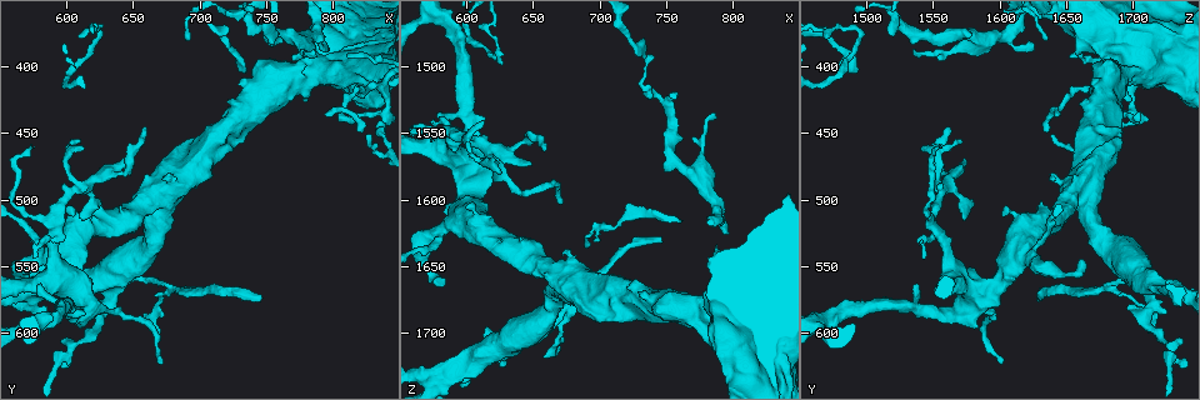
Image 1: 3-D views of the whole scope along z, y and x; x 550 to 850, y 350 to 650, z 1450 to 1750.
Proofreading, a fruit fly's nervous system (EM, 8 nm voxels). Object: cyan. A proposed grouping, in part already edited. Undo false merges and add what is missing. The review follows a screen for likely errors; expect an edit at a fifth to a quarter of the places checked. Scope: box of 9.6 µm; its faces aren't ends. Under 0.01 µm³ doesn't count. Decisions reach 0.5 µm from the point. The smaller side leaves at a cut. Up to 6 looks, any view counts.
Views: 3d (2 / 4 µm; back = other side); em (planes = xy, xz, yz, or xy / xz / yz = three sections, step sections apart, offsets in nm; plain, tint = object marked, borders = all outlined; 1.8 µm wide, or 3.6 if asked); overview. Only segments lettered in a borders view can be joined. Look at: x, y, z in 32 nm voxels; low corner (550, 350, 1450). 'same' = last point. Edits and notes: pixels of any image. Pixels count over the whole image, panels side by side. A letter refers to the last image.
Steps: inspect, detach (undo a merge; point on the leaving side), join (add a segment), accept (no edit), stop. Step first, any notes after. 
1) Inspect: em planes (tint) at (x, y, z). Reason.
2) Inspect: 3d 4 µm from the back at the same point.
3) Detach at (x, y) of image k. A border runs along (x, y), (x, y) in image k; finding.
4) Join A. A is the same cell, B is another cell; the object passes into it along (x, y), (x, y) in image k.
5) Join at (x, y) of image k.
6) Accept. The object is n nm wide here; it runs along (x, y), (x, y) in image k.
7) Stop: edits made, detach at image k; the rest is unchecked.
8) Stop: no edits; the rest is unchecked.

Inspect: em 3.6 µm planes (borders) at (796, 396, 1702). Sudden change in width.

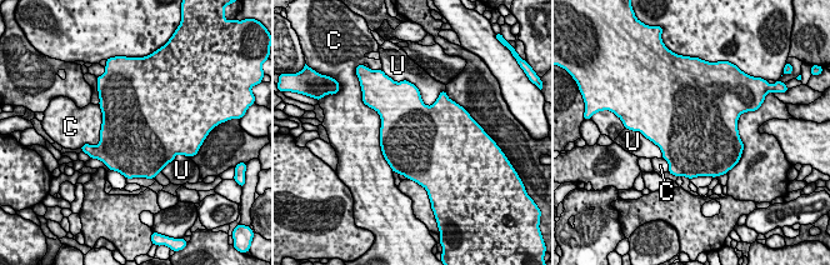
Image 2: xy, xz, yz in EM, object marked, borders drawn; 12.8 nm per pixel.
Accept. C and U are other cells; a border runs along (419, 91), (426, 105), (438, 99) in image 2; one cell here.

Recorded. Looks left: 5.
Inspect: em 3.6 µm yz step 8 (tint) at (678, 480, 1638). Thick end.

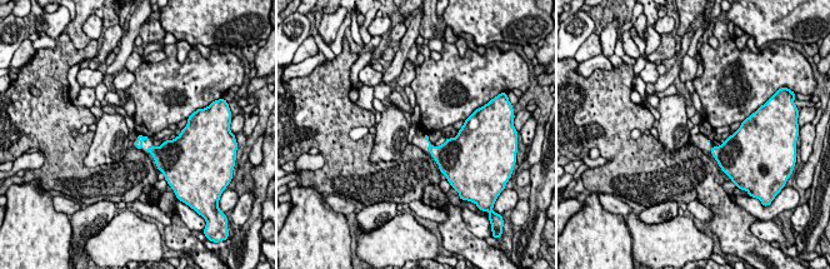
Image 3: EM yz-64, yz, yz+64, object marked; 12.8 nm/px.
Inspect: em 3.6 µm planes (borders) at the same point.

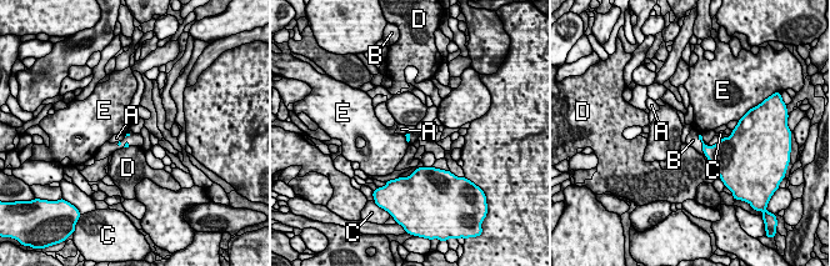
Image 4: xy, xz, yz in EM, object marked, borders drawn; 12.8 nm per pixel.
Join B. The longest contact is with B, 280 nm; B is the same cell, A, C, D and E are other cells; the cell continues.

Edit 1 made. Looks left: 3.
Inspect: 3d 4 µm at (592, 520, 1550). A fork.

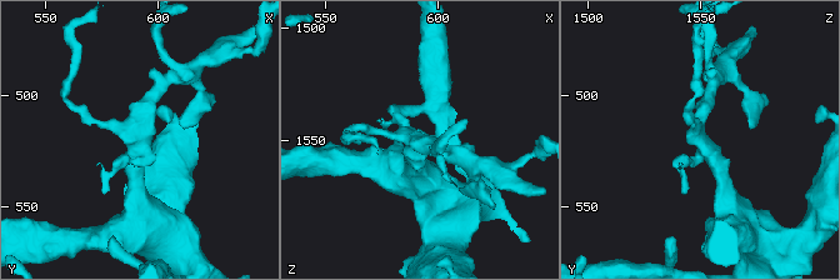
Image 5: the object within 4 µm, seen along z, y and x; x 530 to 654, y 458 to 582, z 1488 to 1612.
Inspect: em yz step 8 (borders) at (590, 520, 1552). Need the tissue.

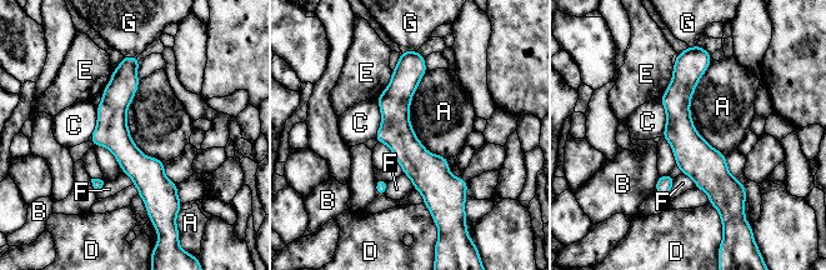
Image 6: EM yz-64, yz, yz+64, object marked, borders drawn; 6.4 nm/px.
Inspect: em planes (borders) at the same point.

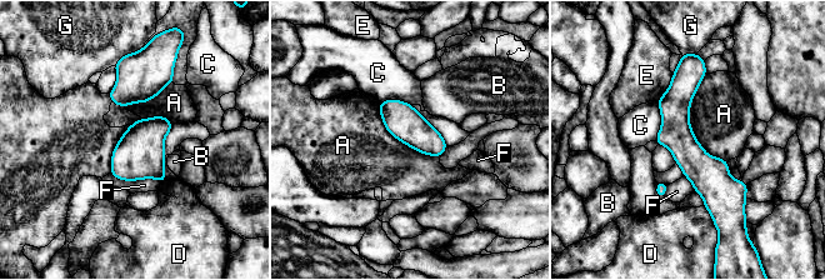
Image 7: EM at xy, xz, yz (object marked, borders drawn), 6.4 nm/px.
Accept. A, B, C, D, E, F and G are other cells; all the same cell.

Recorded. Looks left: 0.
Stop: edits made, join at image 4; the rest is unchecked.

